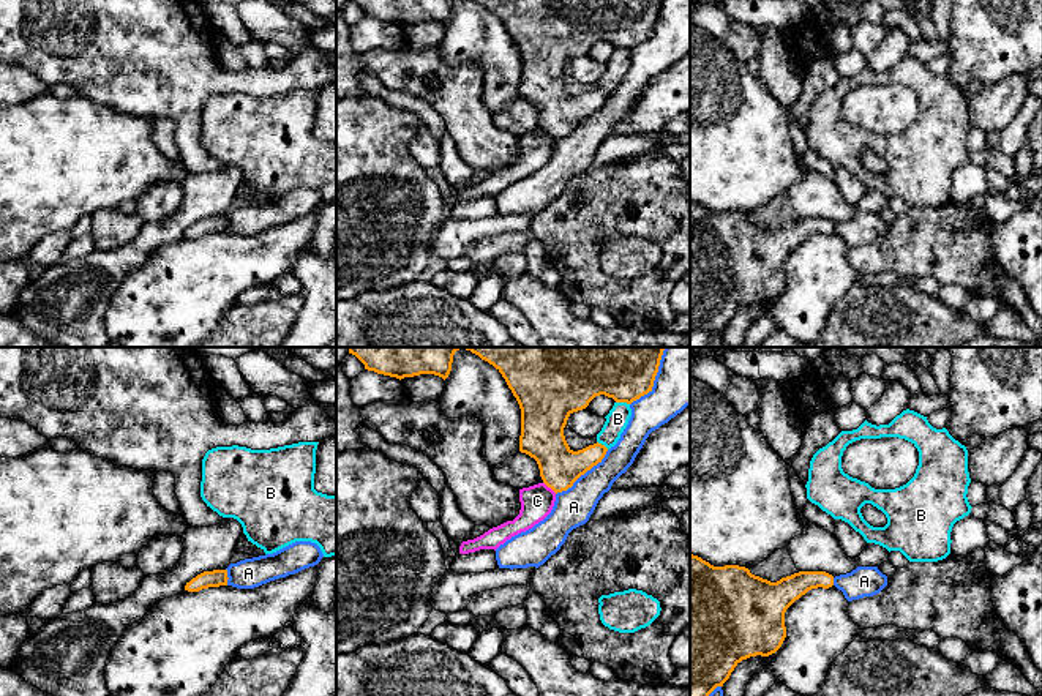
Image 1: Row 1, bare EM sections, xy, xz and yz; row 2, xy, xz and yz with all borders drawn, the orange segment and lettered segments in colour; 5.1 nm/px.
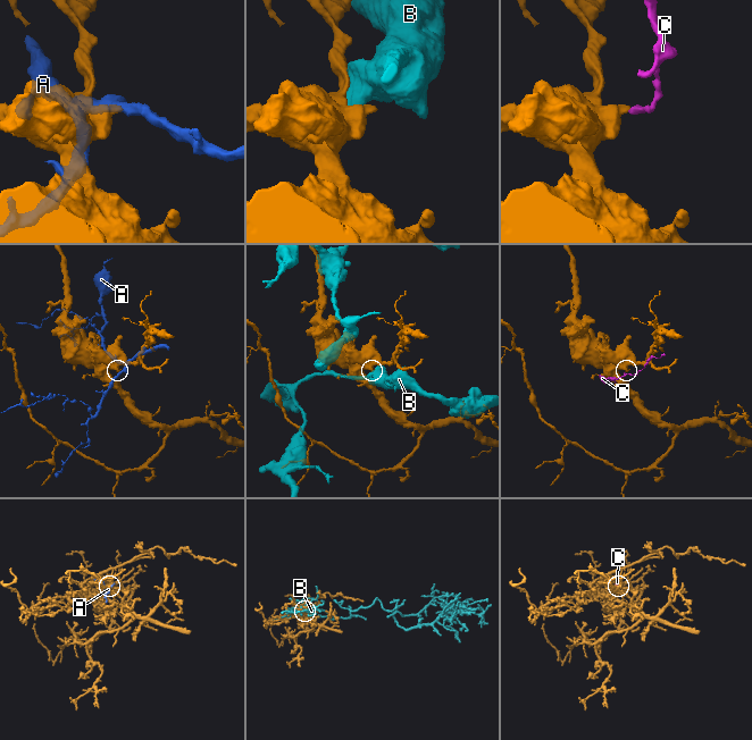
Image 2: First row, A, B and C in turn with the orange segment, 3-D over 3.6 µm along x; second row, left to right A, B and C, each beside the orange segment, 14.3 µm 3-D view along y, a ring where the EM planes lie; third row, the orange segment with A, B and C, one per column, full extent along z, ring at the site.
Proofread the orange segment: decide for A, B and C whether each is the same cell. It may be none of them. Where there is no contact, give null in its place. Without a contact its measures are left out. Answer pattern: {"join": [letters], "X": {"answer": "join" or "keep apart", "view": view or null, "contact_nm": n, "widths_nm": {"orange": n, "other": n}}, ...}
{"join": [], "A": {"answer": "keep apart", "view": "xz", "contact_nm": 320, "widths_nm": {"orange": 240, "other": 280}}, "B": {"answer": "keep apart", "view": "xz", "contact_nm": 70, "widths_nm": {"orange": 240, "other": 110}}, "C": {"answer": "keep apart", "view": "xz", "contact_nm": 90, "widths_nm": {"orange": 220, "other": 170}}}

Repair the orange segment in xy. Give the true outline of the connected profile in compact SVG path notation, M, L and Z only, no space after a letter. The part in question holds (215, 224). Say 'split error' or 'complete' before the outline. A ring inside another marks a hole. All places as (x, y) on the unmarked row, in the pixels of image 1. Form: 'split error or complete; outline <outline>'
complete; outline M227 216L204 218L186 229L185 237L199 238L208 234L227 232Z

